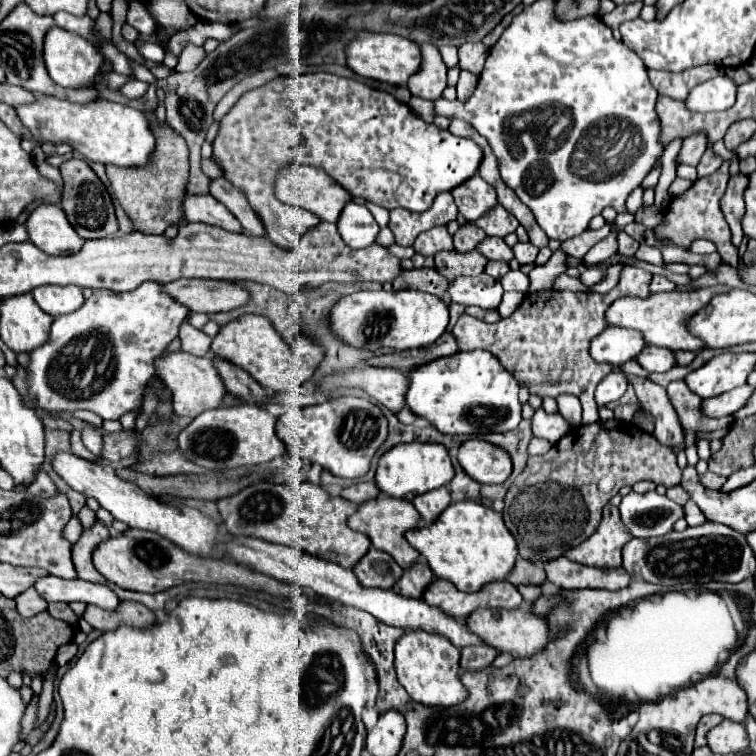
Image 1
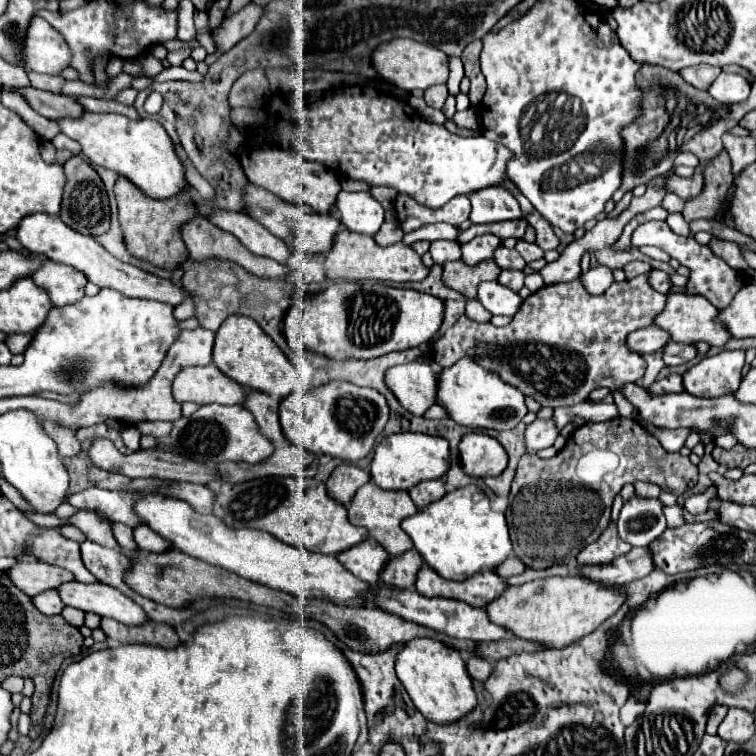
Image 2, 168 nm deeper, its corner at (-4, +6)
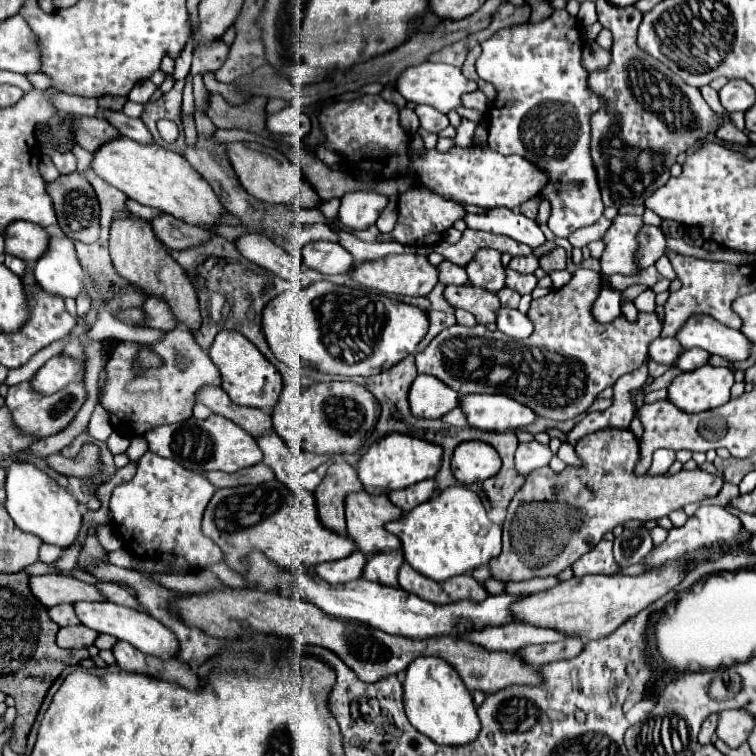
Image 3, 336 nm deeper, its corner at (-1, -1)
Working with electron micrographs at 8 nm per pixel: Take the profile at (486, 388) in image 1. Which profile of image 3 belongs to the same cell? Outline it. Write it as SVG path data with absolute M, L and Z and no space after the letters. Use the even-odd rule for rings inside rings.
M461 395L459 407L471 427L493 433L517 431L535 419L535 413L529 407L517 403L515 399L507 399L507 395Z

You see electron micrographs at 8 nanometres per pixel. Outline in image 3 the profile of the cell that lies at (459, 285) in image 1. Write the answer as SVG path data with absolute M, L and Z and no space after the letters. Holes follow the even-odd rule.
M499 307L497 327L499 327L499 331L503 331L505 335L515 337L515 339L525 339L533 331L533 325L527 319L527 315L523 315L519 309L511 309L511 307Z

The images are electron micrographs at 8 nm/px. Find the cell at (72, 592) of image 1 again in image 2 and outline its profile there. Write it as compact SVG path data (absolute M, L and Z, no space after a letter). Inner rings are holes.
M102 582L62 584L62 588L58 588L58 594L66 606L78 608L82 612L94 612L100 618L114 618L126 626L140 626L148 620L148 614L134 600L118 592L118 588Z

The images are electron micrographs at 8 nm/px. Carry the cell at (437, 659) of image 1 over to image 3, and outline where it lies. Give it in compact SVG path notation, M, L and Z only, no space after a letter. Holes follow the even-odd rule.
M417 657L411 661L403 677L403 707L411 725L439 745L465 745L473 741L481 729L471 693L463 687L455 669L443 663L443 659Z

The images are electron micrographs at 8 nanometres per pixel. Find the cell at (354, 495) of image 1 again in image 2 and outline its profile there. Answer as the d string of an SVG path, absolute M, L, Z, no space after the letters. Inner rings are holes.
M342 462L340 466L334 468L334 472L330 474L330 478L326 480L328 496L332 496L340 504L348 506L348 502L352 500L352 496L356 494L356 490L360 486L364 486L366 482L370 482L370 472L358 468L356 464Z

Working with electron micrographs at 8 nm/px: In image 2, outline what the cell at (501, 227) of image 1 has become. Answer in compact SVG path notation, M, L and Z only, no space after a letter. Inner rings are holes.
M510 220L510 222L502 222L502 224L472 224L468 230L458 234L456 242L458 244L466 244L478 234L494 234L500 240L506 240L506 238L522 240L522 236L526 232L526 226L528 226L526 220Z

